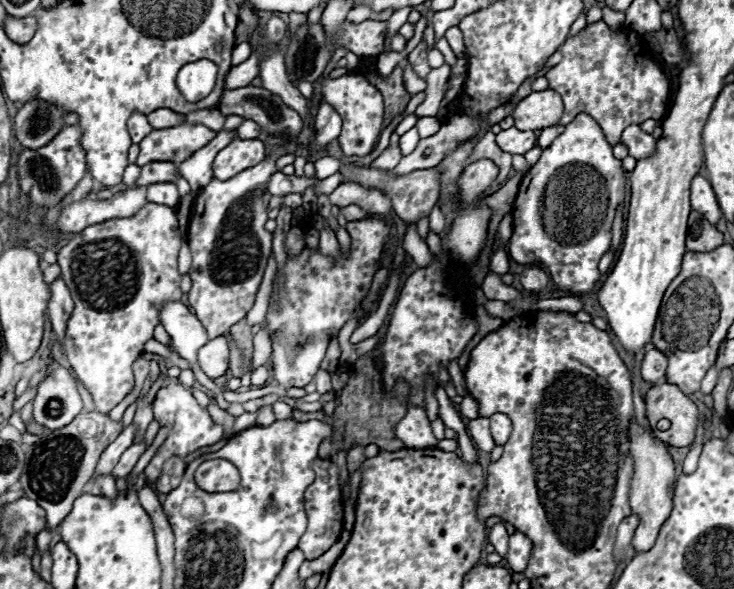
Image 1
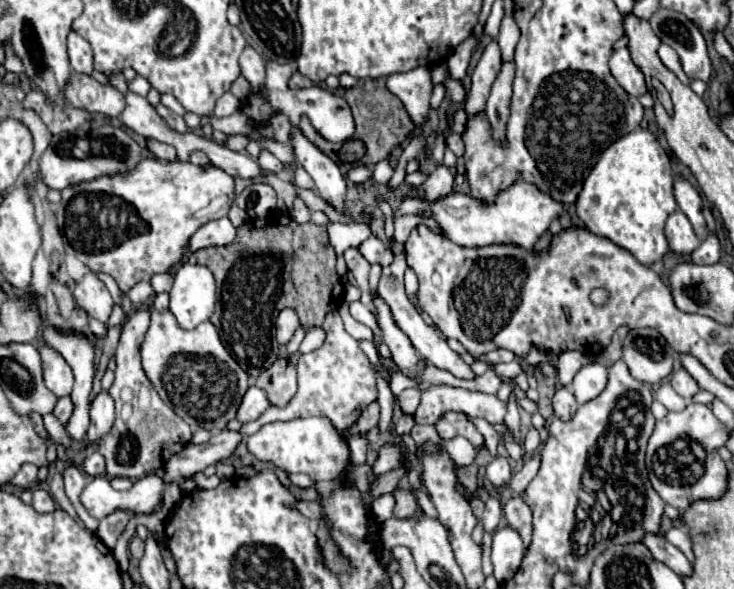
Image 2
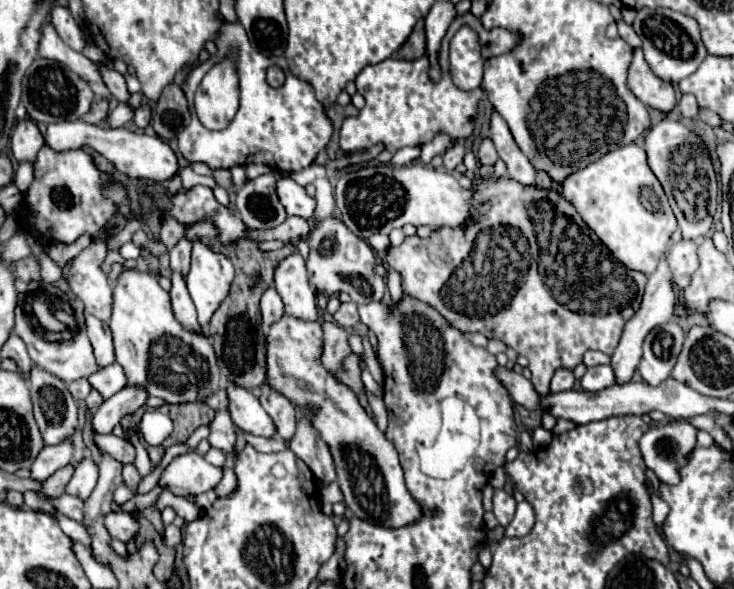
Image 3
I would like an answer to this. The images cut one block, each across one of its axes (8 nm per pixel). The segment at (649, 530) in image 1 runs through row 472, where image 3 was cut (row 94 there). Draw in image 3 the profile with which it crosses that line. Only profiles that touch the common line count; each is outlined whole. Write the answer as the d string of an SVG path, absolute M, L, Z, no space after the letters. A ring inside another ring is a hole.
M634 48L634 60L628 70L628 88L638 100L642 100L646 106L654 110L670 112L676 106L672 84L654 76L640 48Z

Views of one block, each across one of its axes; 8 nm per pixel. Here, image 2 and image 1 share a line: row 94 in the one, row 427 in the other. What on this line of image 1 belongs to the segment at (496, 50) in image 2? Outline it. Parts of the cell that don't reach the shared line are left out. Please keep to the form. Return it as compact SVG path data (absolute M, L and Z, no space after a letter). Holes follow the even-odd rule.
M474 418L468 422L468 430L470 430L470 438L474 440L476 448L482 452L492 452L492 448L496 446L492 436L490 436L490 428L488 428L488 418Z

